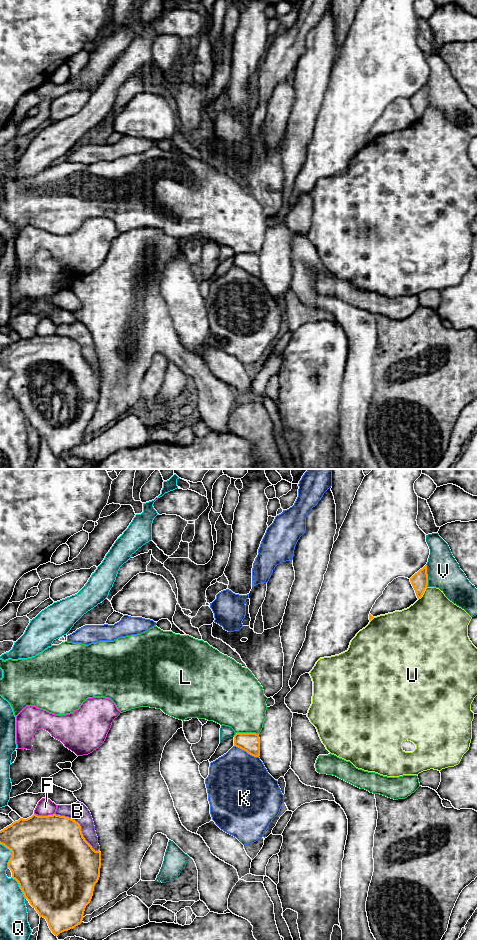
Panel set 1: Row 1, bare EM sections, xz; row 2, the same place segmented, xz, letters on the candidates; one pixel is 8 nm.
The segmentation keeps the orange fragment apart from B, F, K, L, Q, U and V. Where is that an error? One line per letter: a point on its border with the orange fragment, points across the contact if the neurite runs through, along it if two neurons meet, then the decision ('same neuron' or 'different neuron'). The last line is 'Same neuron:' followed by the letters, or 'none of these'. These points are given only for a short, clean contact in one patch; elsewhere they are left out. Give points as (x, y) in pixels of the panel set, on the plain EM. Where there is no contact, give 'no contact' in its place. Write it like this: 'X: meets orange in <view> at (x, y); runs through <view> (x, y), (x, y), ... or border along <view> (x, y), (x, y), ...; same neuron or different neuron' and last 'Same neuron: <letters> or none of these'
B: meets orange in xz at (80, 346); different neuron
F: meets orange in xz at (44, 336); different neuron
K: meets orange in xz at (246, 271); different neuron
L: meets orange in xz at (246, 253); different neuron
Q: meets orange in xz at (19, 406); different neuron
U: meets orange in xz at (423, 112); different neuron
V: meets orange in xz at (427, 95); different neuron
Same neuron: none of these

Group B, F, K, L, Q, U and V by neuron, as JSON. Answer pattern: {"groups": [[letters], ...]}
{"groups": [["B"], ["F"], ["K"], ["L"], ["Q"], ["U"], ["V"]]}

